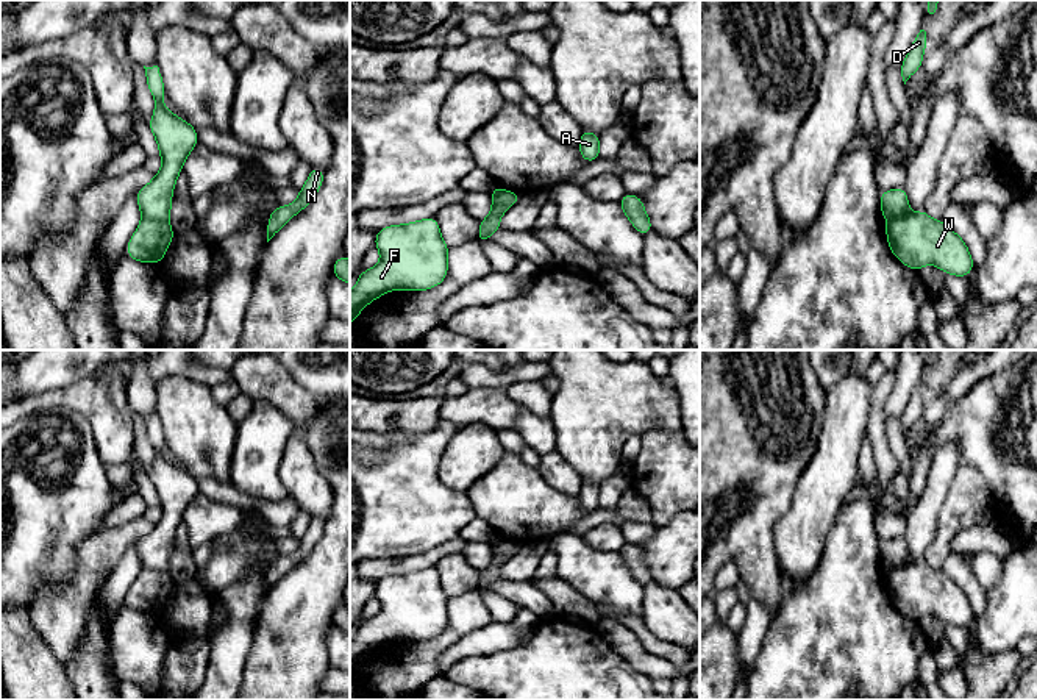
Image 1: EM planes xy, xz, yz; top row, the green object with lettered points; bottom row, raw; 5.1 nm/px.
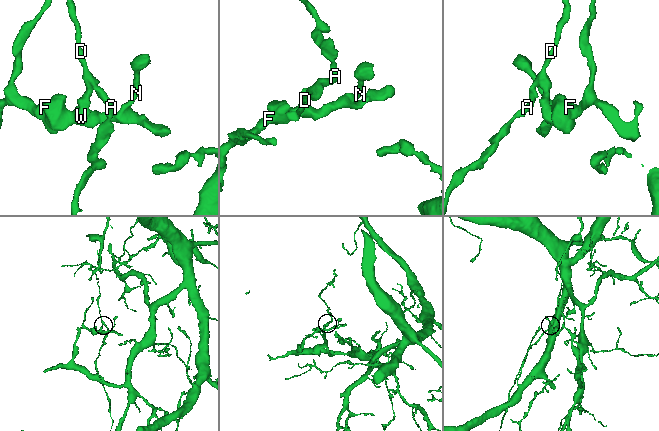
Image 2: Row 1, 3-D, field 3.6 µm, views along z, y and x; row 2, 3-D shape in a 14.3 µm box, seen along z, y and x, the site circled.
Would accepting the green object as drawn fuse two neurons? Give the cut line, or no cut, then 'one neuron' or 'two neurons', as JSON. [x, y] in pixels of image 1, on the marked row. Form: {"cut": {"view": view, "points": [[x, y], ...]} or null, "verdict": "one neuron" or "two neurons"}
{"cut": {"view": "xy", "points": [[142, 216], [166, 222]]}, "verdict": "two neurons"}

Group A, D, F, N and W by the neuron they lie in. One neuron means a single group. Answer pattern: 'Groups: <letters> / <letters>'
Groups: A D / F N W

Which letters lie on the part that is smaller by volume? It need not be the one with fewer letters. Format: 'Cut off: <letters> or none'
Cut off: A, D

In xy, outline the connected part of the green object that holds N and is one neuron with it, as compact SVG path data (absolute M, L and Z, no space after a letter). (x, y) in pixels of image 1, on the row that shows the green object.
M312 167L311 173L300 189L298 197L287 206L276 206L267 222L267 242L300 211L303 211L323 183L325 172L320 167Z

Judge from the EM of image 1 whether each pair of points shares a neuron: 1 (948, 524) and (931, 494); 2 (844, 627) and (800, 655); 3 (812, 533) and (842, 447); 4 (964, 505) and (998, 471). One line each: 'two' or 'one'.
1: two
2: one
3: one
4: two

